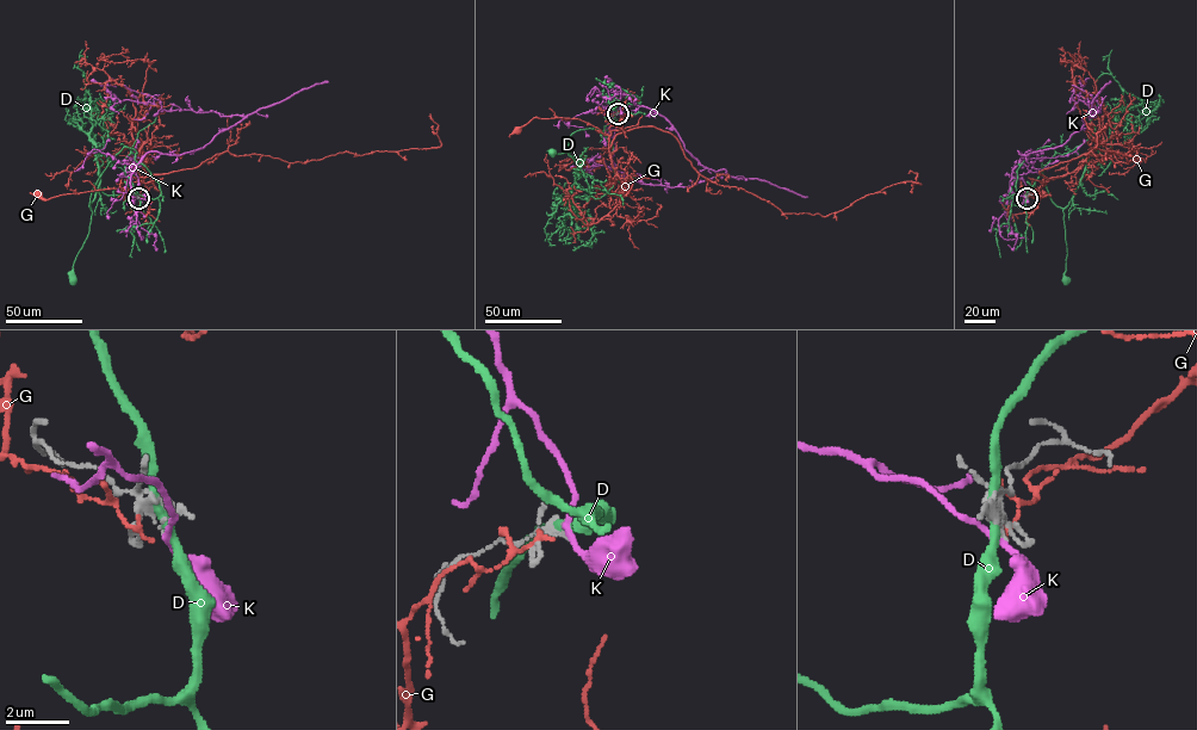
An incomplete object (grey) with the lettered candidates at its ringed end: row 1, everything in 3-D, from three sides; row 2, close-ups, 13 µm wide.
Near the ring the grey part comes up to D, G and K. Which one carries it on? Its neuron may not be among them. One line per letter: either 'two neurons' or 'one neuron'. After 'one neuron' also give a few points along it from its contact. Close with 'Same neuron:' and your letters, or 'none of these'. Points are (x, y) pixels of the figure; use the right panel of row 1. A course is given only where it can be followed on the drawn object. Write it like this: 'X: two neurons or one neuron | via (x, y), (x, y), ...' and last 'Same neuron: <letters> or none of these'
D: two neurons
G: two neurons
K: one neuron | via (1027, 198), (1010, 186), (1018, 152), (1061, 146), (1084, 124), (1083, 117), (1099, 112), (1079, 100), (1090, 79)
Same neuron: K

